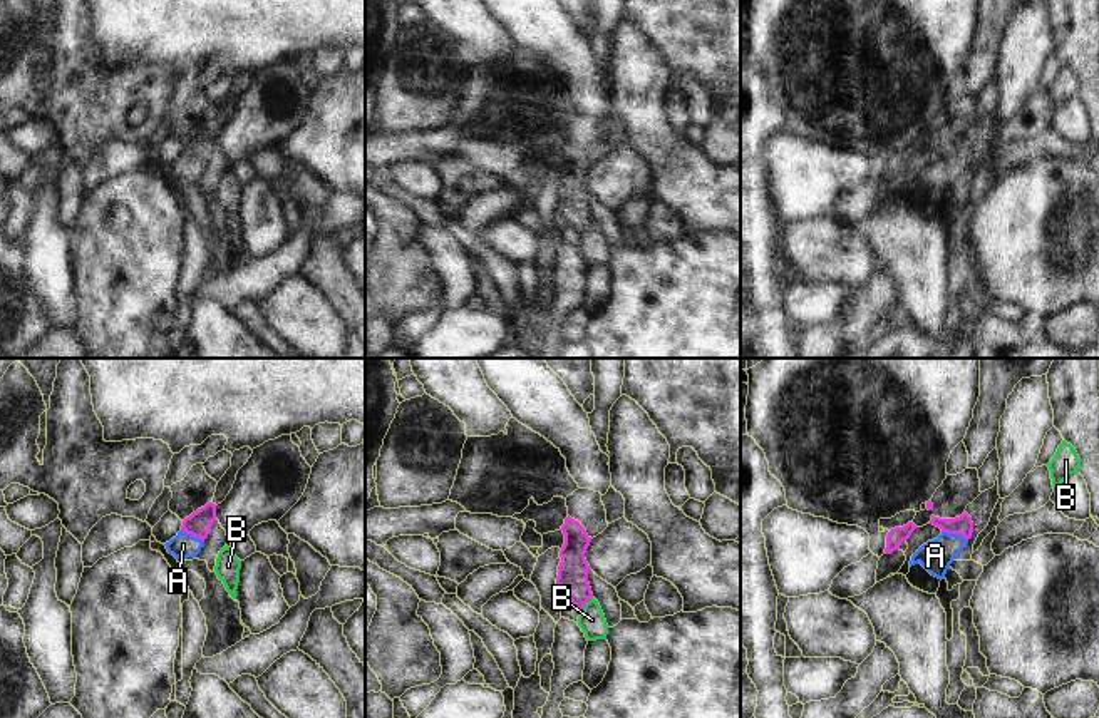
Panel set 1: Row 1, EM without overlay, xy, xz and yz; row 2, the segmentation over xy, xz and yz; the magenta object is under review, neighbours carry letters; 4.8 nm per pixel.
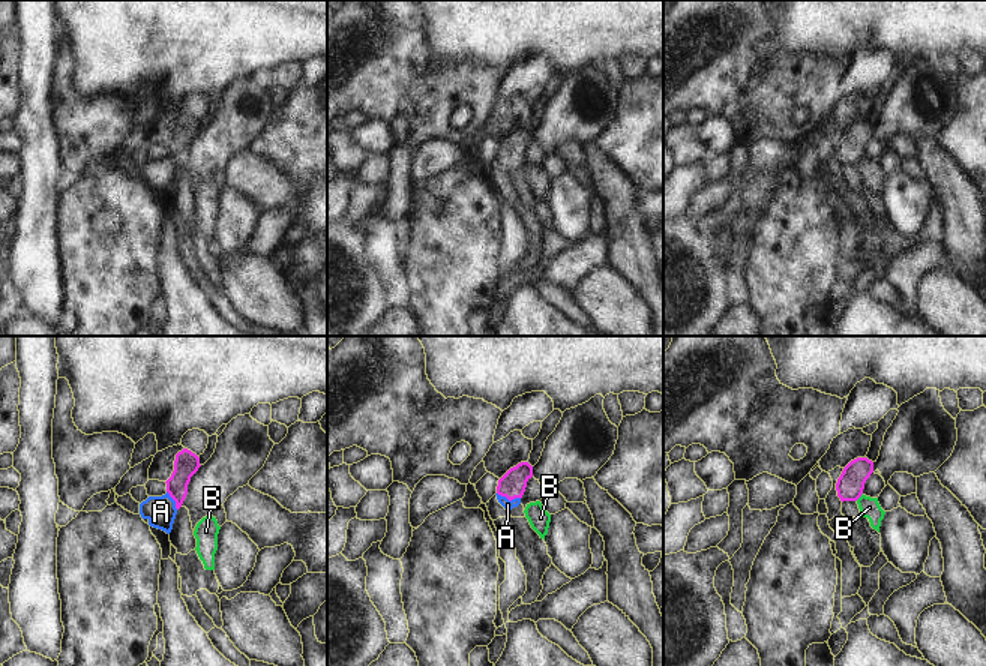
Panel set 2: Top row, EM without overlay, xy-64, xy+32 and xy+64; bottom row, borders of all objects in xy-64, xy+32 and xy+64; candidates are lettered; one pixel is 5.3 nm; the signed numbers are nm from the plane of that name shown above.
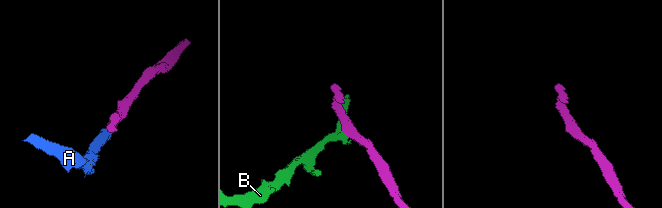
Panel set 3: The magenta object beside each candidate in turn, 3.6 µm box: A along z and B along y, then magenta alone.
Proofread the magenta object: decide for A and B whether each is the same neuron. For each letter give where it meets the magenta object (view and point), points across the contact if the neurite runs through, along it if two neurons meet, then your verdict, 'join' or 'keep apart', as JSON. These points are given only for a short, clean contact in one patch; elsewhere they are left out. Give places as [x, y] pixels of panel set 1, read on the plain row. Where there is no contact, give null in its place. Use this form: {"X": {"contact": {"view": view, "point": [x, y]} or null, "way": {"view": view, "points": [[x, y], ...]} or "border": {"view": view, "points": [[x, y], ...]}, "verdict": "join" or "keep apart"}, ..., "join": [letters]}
{"A": {"contact": {"view": "yz", "point": [955, 158]}, "way": {"view": "yz", "points": [[964, 151], [955, 158], [935, 181]]}, "verdict": "join"}, "B": {"contact": {"view": "xz", "point": [585, 228]}, "verdict": "keep apart"}, "join": ["A"]}

